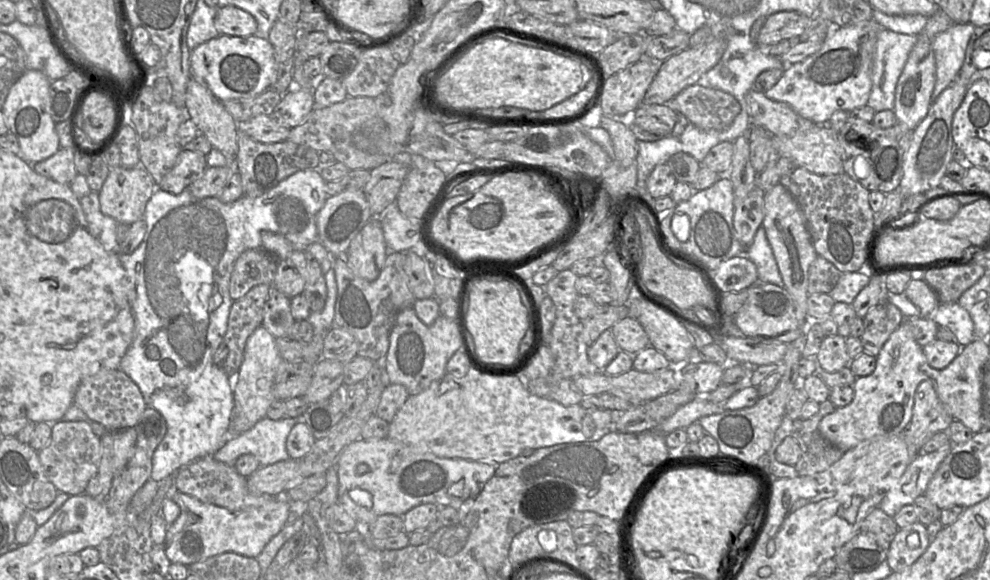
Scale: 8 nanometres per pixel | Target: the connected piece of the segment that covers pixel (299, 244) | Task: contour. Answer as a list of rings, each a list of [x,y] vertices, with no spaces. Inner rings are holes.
[[[305,169],[292,174],[260,196],[242,196],[231,203],[223,203],[217,197],[199,199],[189,189],[173,194],[160,188],[155,190],[147,202],[143,217],[146,222],[143,241],[132,253],[119,254],[126,271],[127,297],[135,319],[134,337],[119,368],[137,384],[146,405],[162,415],[167,431],[153,453],[151,478],[131,500],[131,516],[139,515],[151,504],[162,478],[175,475],[197,458],[212,455],[217,461],[234,465],[241,455],[253,454],[259,460],[260,467],[290,458],[286,440],[302,416],[280,420],[265,417],[248,431],[228,438],[234,407],[234,385],[223,367],[214,363],[213,356],[223,342],[234,302],[229,292],[234,264],[244,251],[262,248],[262,231],[283,235],[295,250],[307,252],[309,257],[320,264],[327,286],[326,303],[321,311],[311,312],[307,321],[312,325],[314,334],[328,333],[334,327],[337,298],[334,257],[318,241],[316,226],[316,216],[329,197],[326,186],[327,182],[320,175],[320,169]]]

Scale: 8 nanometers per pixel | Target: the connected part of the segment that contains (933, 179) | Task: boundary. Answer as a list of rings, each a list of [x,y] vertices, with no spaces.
[[[953,81],[931,103],[928,114],[913,130],[910,146],[904,155],[903,174],[899,185],[903,196],[911,196],[935,188],[946,175],[947,166],[953,160],[952,120],[965,97],[967,88],[964,84]]]

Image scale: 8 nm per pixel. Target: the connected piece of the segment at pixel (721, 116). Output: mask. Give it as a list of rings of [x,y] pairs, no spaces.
[[[699,83],[686,87],[671,100],[671,107],[702,130],[723,130],[741,111],[731,94]]]

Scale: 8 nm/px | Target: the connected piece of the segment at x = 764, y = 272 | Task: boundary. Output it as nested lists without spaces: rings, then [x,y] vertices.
[[[762,225],[757,229],[753,242],[746,248],[745,254],[741,255],[746,255],[755,264],[760,281],[784,287],[777,262]]]

